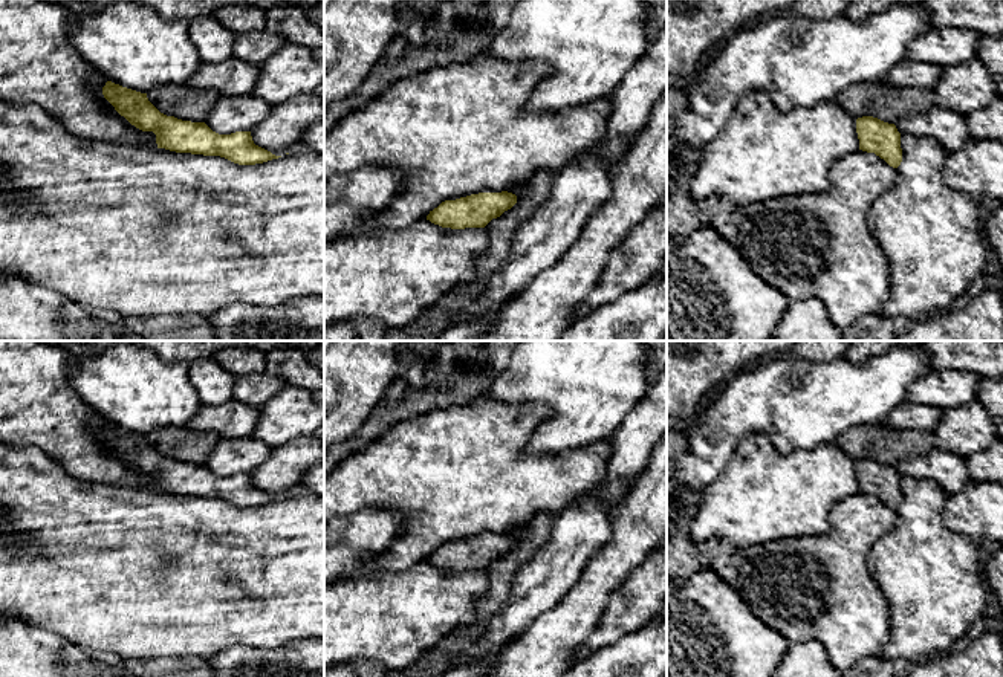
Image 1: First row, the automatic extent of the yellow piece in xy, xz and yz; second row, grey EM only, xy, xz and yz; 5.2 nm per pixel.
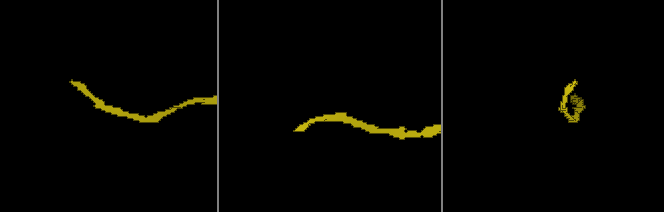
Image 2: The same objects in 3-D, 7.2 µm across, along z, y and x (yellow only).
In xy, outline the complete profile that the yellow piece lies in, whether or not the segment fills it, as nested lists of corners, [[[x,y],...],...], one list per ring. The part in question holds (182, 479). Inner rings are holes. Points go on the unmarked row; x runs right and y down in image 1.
[[[107,423],[102,437],[131,468],[142,474],[153,474],[157,491],[220,498],[239,507],[255,507],[281,500],[255,488],[251,474],[219,477],[205,465],[167,458],[148,443],[147,436]]]

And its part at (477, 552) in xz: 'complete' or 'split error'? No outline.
complete

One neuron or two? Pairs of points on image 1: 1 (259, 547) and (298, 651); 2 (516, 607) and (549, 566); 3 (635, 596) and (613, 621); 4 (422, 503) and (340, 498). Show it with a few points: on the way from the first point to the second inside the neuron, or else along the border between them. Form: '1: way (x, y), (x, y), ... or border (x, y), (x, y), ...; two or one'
1: border (308, 636), (292, 639), (274, 648), (259, 648); two
2: way (526, 598), (548, 576); one
3: way (632, 602), (619, 615); one
4: way (402, 495), (360, 495); one

